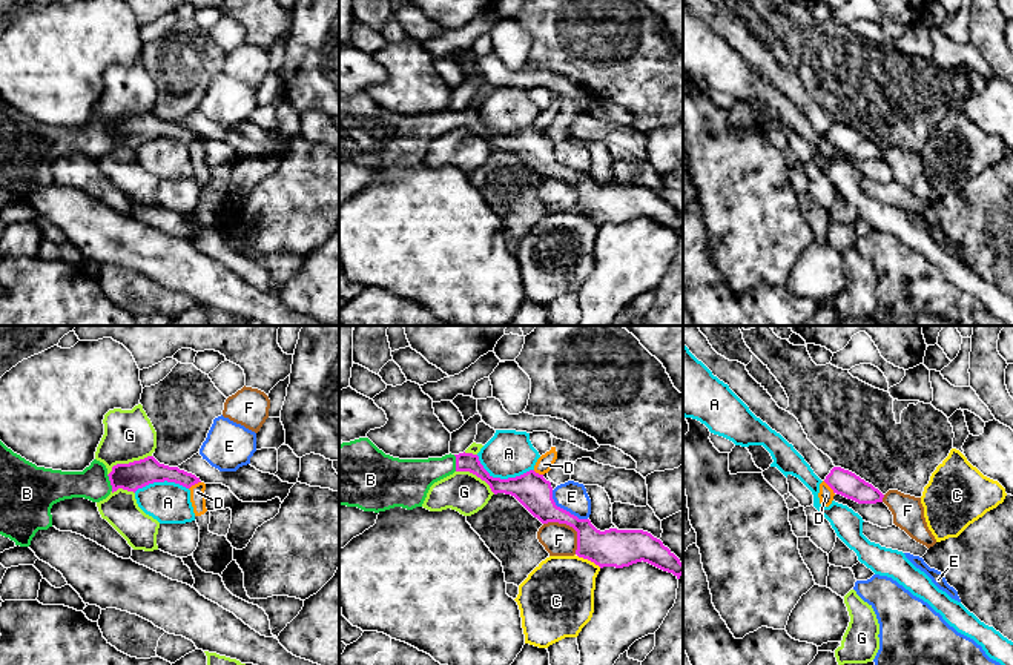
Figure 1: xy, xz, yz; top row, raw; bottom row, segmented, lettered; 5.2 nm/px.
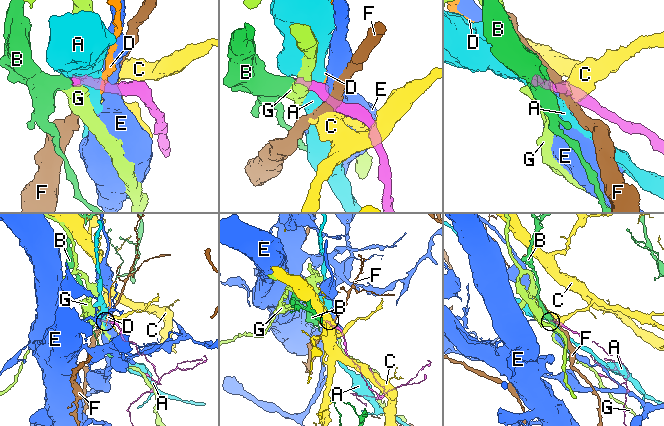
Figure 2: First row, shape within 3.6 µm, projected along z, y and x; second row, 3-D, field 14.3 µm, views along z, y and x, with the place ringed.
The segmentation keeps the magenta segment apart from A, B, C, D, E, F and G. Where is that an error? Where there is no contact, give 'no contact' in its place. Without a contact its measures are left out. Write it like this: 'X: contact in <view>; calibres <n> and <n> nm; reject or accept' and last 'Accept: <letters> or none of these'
A: contact in xz; calibres 180 and 240 nm; reject
B: contact in xy; calibres 150 and 170 nm; accept
C: contact in xz; calibres 200 and 360 nm; reject
D: contact in yz; calibres 140 and 80 nm; reject
E: contact in xz; calibres 180 and 160 nm; reject
F: contact in xz; calibres 200 and 180 nm; reject
G: contact in xy; calibres 150 and 260 nm; reject
Accept: B

